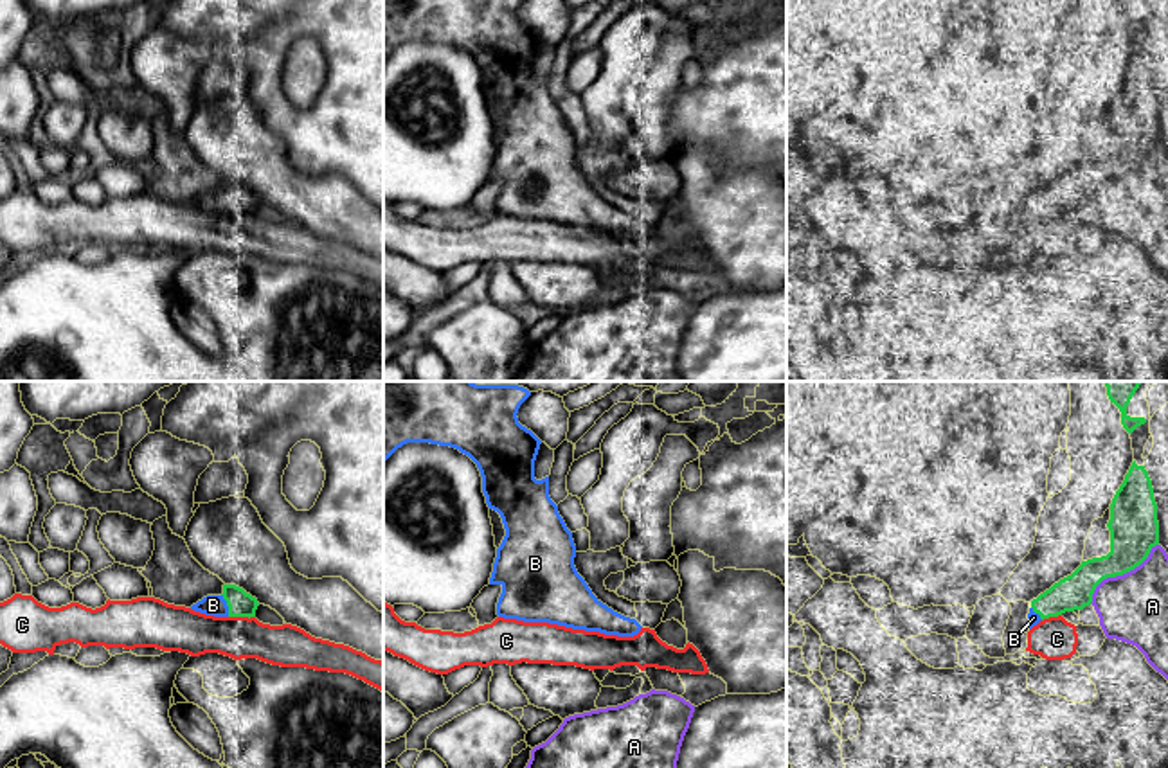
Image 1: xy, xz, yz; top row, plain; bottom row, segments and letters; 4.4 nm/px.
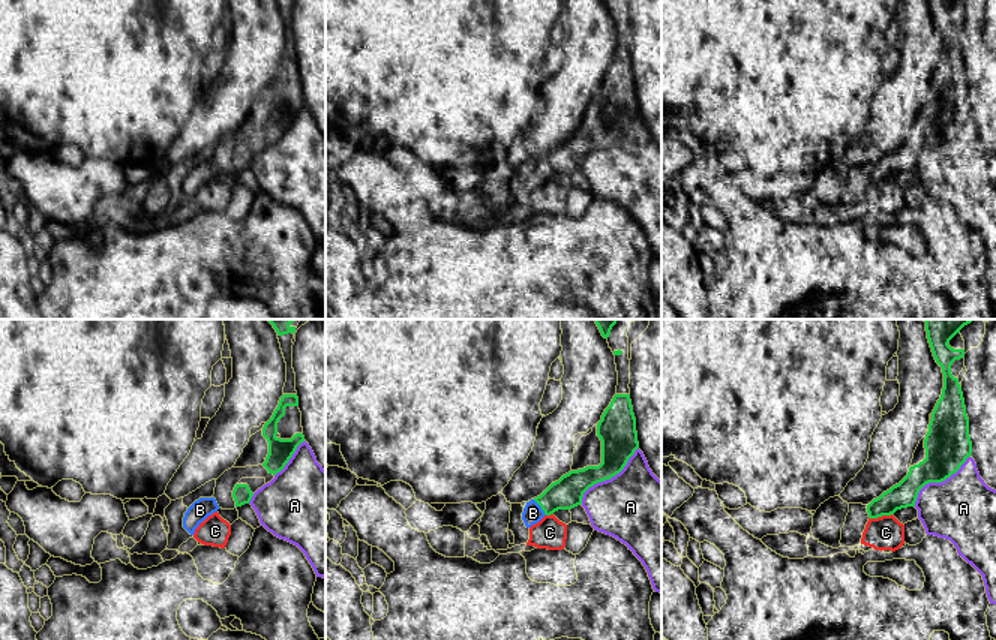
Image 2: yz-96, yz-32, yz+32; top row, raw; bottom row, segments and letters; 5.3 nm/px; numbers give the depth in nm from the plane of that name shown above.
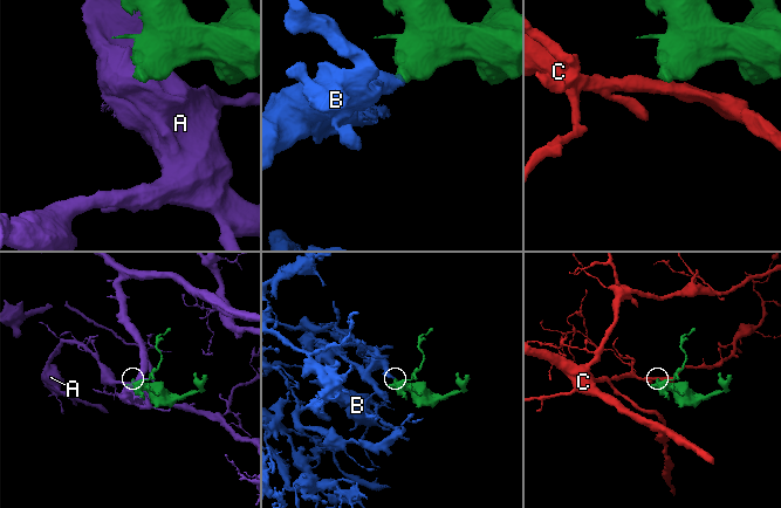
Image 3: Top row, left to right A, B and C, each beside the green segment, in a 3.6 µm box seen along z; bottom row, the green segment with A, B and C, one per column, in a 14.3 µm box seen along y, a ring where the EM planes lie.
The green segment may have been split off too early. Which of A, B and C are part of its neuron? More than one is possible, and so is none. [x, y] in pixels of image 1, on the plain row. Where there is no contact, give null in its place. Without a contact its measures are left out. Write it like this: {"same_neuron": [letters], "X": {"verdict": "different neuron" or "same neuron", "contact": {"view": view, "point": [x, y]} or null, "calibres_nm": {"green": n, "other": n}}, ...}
{"same_neuron": ["B"], "A": {"verdict": "different neuron", "contact": {"view": "yz", "point": [1120, 171]}, "calibres_nm": {"green": 220, "other": 300}}, "B": {"verdict": "same neuron", "contact": {"view": "xy", "point": [227, 202]}, "calibres_nm": {"green": 120, "other": 100}}, "C": {"verdict": "different neuron", "contact": {"view": "xy", "point": [242, 213]}, "calibres_nm": {"green": 120, "other": 190}}}

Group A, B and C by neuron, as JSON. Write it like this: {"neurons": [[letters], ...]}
{"neurons": [["A"], ["B"], ["C"]]}

